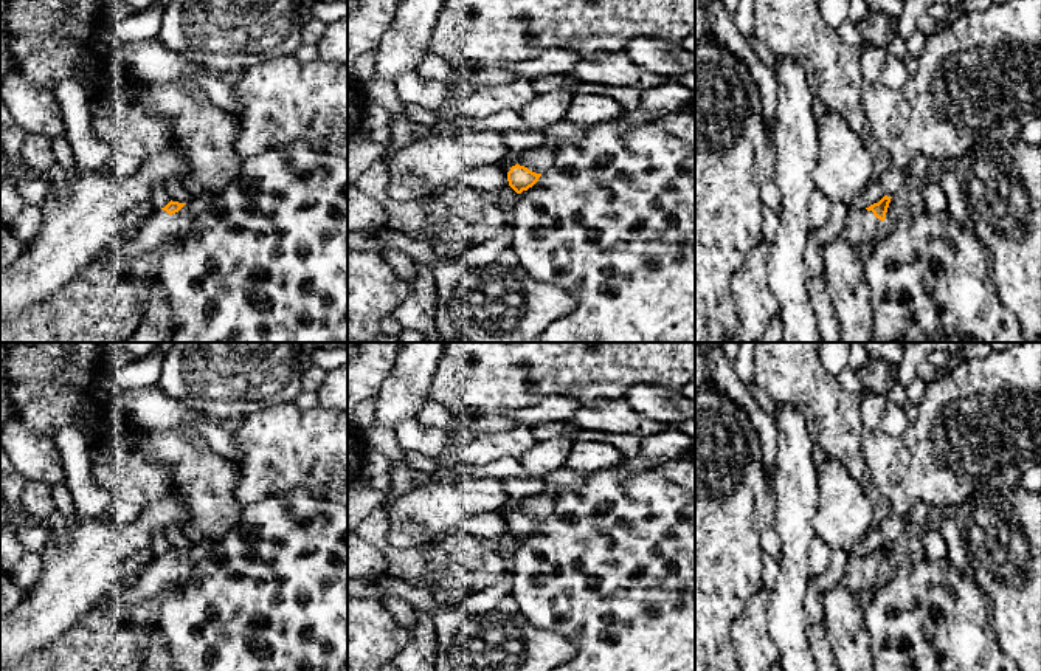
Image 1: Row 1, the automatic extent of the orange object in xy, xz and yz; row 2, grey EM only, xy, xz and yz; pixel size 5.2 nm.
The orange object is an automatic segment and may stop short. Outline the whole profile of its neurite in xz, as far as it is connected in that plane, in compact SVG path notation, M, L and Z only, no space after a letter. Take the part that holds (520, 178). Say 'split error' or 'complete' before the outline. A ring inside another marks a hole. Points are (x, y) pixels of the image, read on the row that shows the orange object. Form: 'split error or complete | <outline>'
split error | M534 147L510 150L498 164L507 172L509 186L521 194L532 188L538 178L554 166L552 149Z

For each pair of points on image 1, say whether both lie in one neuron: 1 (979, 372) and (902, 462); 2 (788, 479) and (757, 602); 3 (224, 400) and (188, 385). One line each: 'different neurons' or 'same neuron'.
1: same neuron
2: different neurons
3: same neuron

